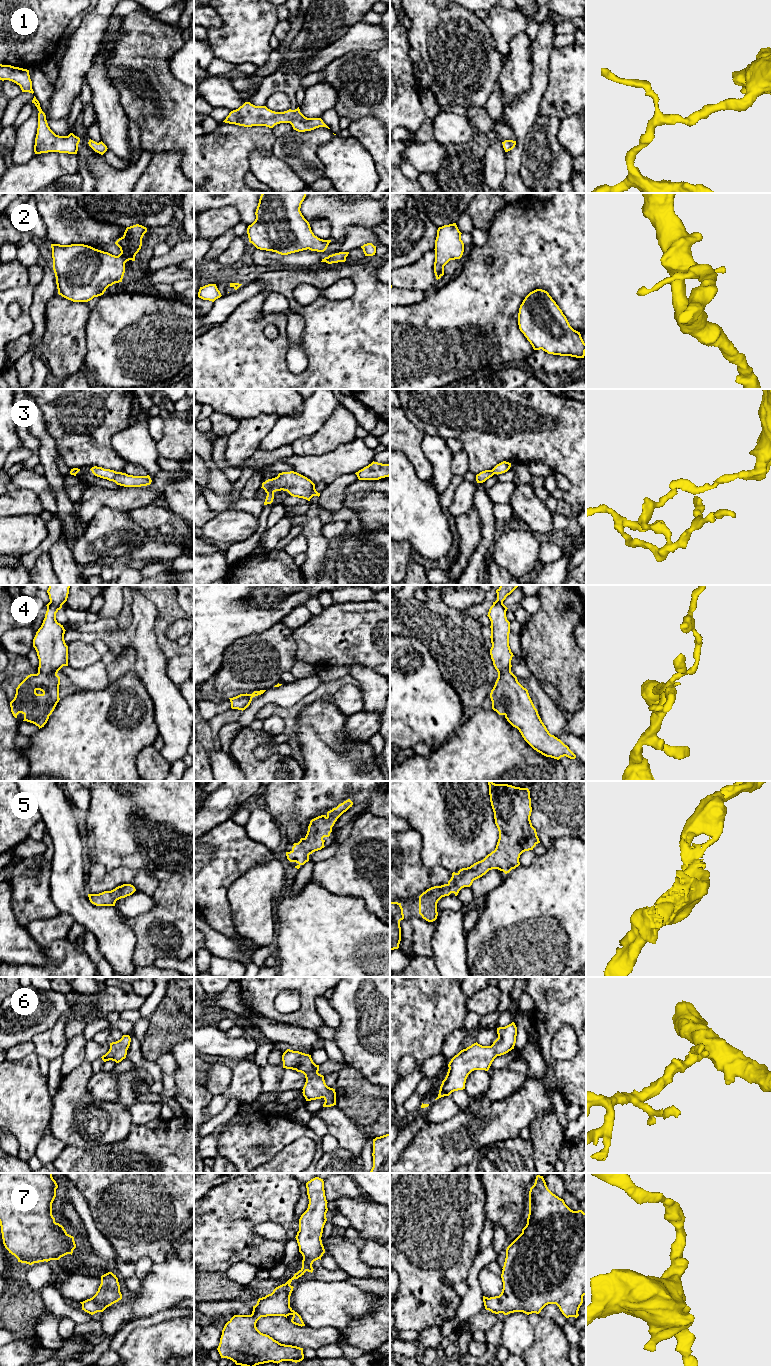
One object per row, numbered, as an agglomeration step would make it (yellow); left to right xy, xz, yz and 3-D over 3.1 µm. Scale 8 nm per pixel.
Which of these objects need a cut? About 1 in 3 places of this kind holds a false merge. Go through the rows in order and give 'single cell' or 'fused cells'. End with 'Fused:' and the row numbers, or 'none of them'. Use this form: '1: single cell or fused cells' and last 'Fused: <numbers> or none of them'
1: single cell
2: single cell
3: fused cells
4: single cell
5: single cell
6: single cell
7: single cell
Fused: 3

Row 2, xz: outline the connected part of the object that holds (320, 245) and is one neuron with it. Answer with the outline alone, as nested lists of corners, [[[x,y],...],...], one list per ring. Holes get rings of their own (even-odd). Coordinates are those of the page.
[[[262,193],[255,221],[248,226],[249,242],[257,249],[281,255],[311,250],[324,252],[331,240],[314,235],[300,208],[306,193]]]

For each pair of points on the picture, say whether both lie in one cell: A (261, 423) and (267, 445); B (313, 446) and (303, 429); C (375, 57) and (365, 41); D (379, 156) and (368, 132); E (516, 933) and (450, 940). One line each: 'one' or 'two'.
A: two
B: two
C: two
D: one
E: two

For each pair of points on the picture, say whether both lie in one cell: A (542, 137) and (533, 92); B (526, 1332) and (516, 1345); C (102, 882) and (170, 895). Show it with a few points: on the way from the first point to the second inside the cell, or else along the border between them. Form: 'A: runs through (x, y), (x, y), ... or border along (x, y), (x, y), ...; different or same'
A: border along (538, 115), (526, 136); different
B: runs through (523, 1335), (516, 1342); same
C: border along (159, 881), (151, 895); different

